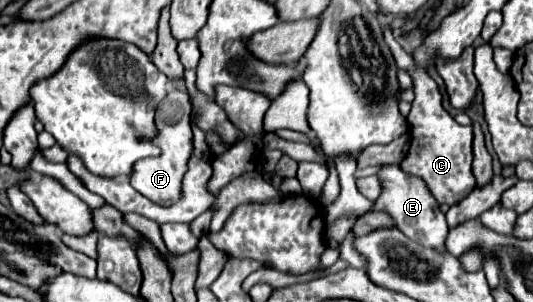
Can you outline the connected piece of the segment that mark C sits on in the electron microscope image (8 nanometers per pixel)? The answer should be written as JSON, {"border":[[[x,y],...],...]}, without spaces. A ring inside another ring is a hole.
{"border":[[[385,28],[385,42],[395,56],[397,66],[411,76],[413,92],[415,92],[415,100],[413,100],[411,112],[407,116],[407,122],[411,126],[411,148],[399,166],[403,172],[423,178],[423,182],[427,182],[427,188],[431,190],[433,198],[439,204],[453,206],[453,204],[461,202],[475,188],[475,176],[471,172],[473,128],[461,126],[453,120],[453,116],[449,116],[449,112],[441,106],[441,92],[439,92],[435,80],[421,66],[415,64],[415,60],[409,52],[405,52],[397,44],[397,40],[393,38],[389,28]]]}

